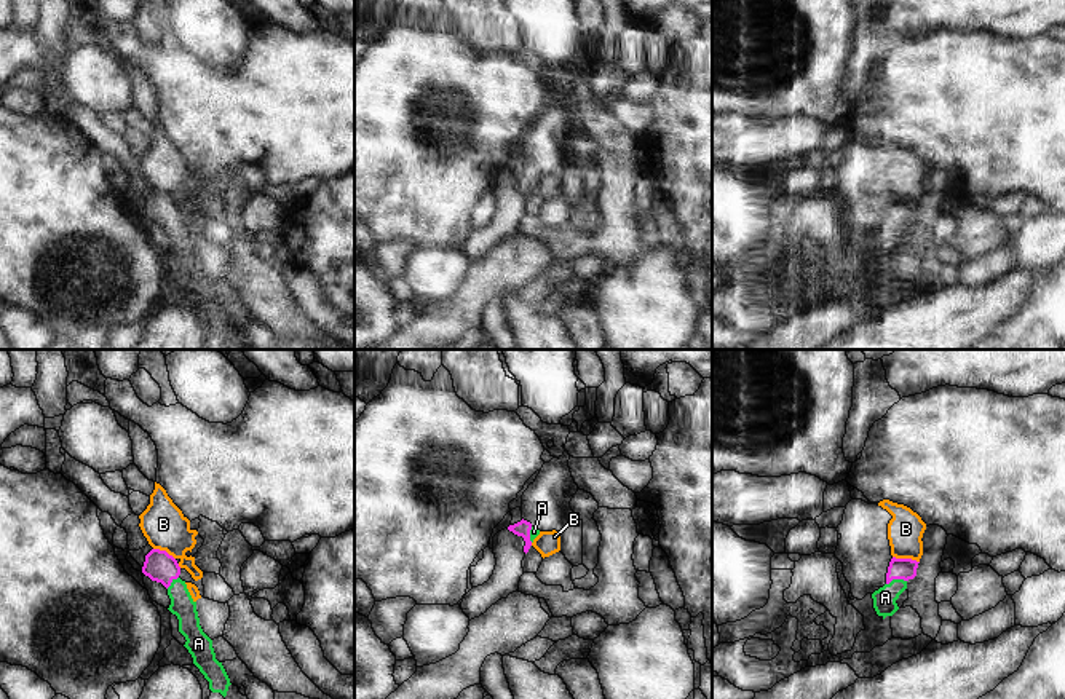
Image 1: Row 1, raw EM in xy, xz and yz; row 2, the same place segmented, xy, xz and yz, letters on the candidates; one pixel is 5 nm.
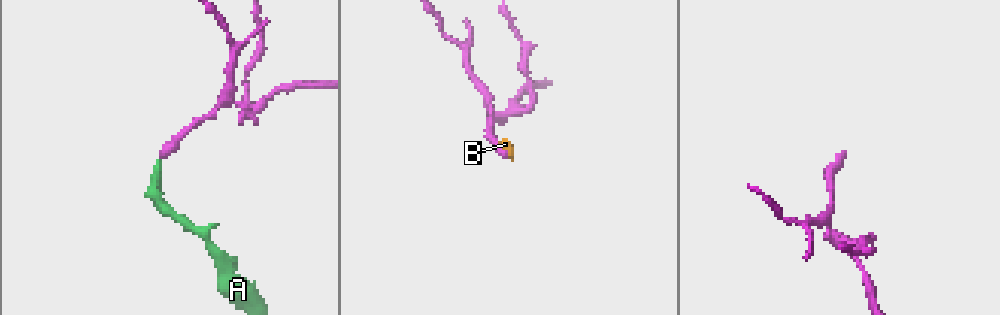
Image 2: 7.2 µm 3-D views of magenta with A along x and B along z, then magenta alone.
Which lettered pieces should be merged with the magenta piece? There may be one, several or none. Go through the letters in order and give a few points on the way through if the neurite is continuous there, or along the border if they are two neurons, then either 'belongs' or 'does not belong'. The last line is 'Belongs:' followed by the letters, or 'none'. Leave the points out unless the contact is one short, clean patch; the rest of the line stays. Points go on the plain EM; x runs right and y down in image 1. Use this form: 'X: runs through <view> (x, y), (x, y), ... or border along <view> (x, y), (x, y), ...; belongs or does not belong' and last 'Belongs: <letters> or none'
A: runs through yz (899, 211), (896, 221), (885, 240); belongs
B: border along yz (893, 198), (918, 205); does not belong
Belongs: A

